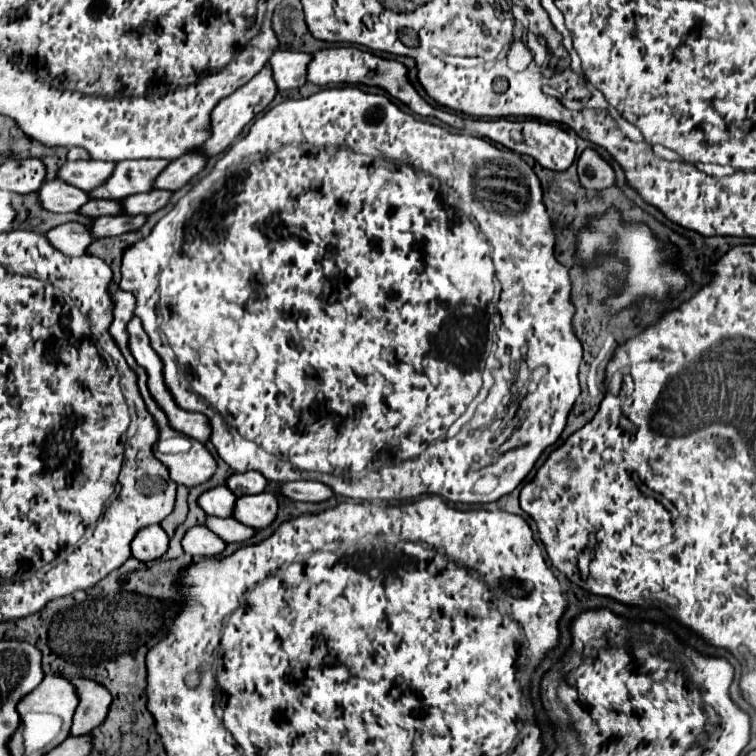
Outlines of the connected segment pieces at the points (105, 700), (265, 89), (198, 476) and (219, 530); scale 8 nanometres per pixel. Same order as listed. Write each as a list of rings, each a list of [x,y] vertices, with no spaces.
[[[75,678],[71,680],[71,684],[75,686],[75,692],[79,696],[79,706],[75,710],[69,734],[85,736],[105,720],[111,706],[111,694],[105,686],[87,678]]]
[[[265,66],[255,78],[251,78],[243,88],[239,88],[239,92],[227,96],[227,100],[221,100],[213,112],[211,112],[211,140],[207,140],[207,144],[203,144],[203,148],[195,148],[199,154],[203,154],[205,158],[213,158],[219,152],[223,152],[243,130],[245,124],[249,124],[259,112],[263,112],[271,100],[277,94],[277,86],[271,80],[271,70]]]
[[[191,440],[189,452],[183,452],[183,454],[159,454],[159,452],[155,452],[155,458],[167,466],[169,476],[175,484],[183,484],[187,488],[193,488],[197,484],[207,482],[217,468],[215,458],[197,440]]]
[[[205,518],[205,526],[215,532],[217,536],[221,536],[221,540],[225,542],[243,542],[243,540],[249,540],[255,530],[237,522],[235,518],[225,518],[225,520],[217,520],[217,518]]]

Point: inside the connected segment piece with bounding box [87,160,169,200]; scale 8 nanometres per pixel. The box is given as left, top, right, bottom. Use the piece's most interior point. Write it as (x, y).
(130, 177)

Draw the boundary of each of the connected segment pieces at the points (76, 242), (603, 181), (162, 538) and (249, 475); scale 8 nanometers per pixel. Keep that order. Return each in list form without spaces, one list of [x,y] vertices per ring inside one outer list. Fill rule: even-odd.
[[[77,222],[61,224],[53,230],[49,230],[47,240],[53,248],[63,252],[65,256],[83,256],[85,248],[93,242],[93,236],[89,234],[89,228]]]
[[[591,148],[579,156],[577,170],[579,170],[579,182],[587,190],[605,190],[615,182],[613,168]]]
[[[147,526],[147,528],[141,528],[135,536],[135,540],[131,542],[131,554],[133,554],[133,558],[147,562],[147,560],[155,560],[161,554],[165,554],[167,546],[169,546],[169,538],[163,532],[163,528]]]
[[[243,472],[243,474],[231,474],[225,480],[225,486],[235,492],[235,496],[245,496],[245,494],[259,494],[265,490],[267,480],[259,472]]]

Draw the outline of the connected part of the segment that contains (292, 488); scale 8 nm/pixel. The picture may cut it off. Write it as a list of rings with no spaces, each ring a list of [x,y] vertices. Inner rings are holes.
[[[307,480],[283,482],[279,484],[279,494],[293,502],[323,502],[333,496],[329,486],[321,482],[307,482]]]

